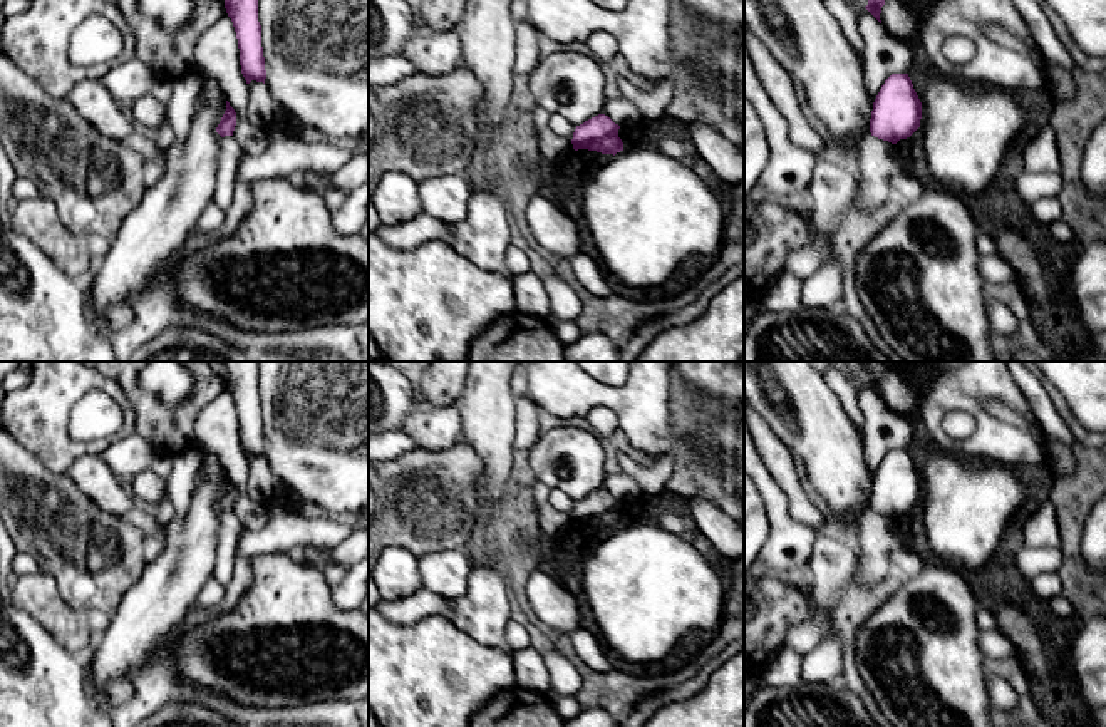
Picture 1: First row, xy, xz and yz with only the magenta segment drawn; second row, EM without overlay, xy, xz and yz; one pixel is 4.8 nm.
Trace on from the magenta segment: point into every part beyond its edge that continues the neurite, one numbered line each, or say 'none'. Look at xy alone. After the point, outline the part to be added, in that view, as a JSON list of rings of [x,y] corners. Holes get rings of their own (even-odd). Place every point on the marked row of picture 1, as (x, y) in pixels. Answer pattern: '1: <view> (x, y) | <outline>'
none

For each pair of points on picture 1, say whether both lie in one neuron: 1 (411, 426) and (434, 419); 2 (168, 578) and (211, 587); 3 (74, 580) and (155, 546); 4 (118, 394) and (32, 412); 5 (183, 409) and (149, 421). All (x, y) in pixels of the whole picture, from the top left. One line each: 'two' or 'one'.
1: one
2: two
3: one
4: one
5: one

